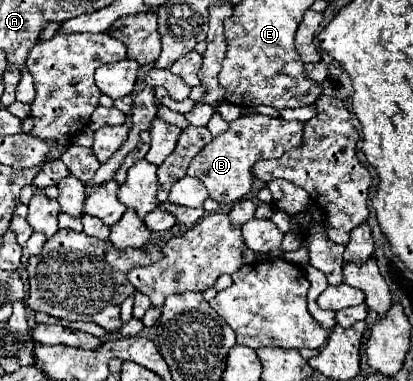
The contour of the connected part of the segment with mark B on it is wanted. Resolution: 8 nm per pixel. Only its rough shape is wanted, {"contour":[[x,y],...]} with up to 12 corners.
{"contour":[[241,116],[189,164],[219,204],[249,194],[253,164],[301,146],[303,124]]}

